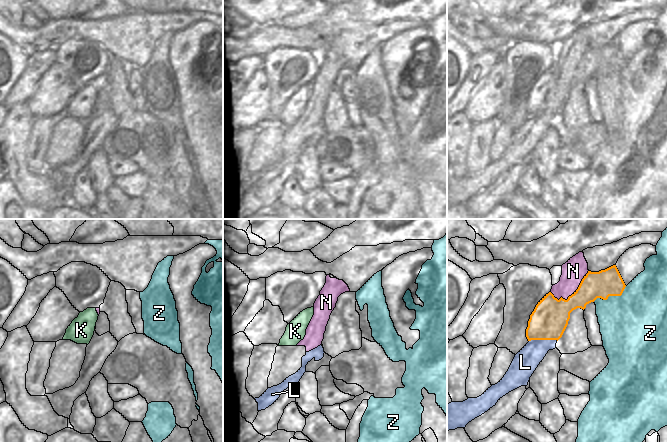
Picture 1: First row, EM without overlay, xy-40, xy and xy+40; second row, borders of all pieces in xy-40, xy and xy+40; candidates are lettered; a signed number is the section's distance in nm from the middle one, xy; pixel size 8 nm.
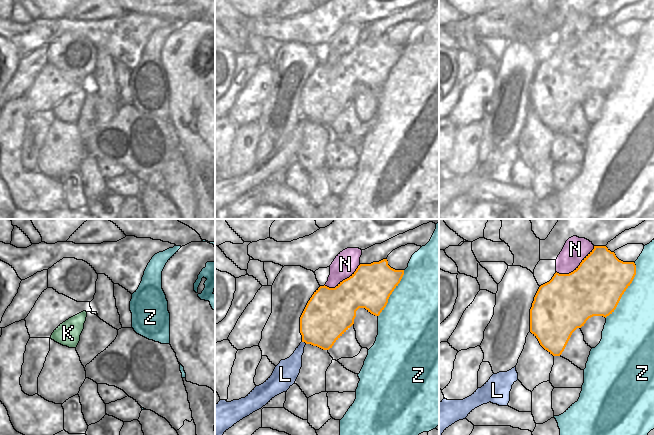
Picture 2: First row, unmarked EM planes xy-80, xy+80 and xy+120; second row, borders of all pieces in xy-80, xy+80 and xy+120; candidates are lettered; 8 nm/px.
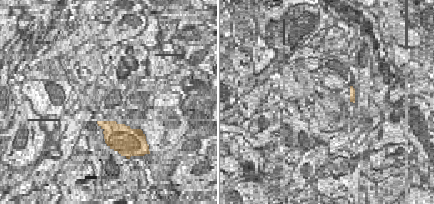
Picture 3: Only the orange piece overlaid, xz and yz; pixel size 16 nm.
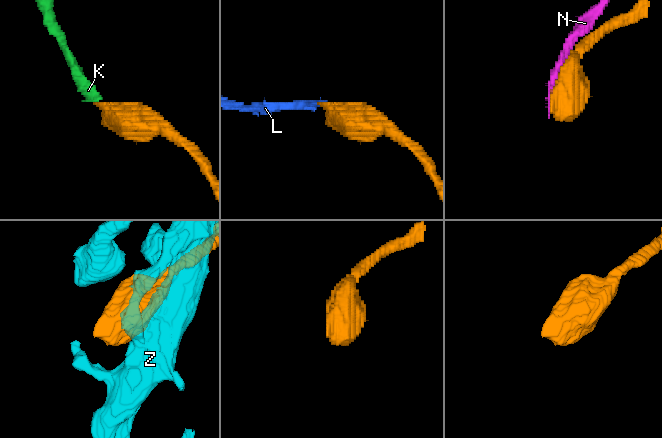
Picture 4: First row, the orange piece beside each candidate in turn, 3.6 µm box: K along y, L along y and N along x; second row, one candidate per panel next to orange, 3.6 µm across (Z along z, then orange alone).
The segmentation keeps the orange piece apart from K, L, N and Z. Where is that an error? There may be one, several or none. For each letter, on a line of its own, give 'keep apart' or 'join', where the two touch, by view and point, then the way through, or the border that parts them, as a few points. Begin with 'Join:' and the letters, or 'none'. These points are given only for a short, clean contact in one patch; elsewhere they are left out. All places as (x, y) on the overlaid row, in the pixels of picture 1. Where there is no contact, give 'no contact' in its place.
Join: K
K: join | no contact
L: keep apart | xy+40 (543, 339) | along xy+40 (557, 340), (529, 341)
N: keep apart | xy+40 (572, 294)
Z: keep apart | xy+40 (611, 295)

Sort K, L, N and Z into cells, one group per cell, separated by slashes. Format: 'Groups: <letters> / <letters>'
Groups: K / L N / Z

